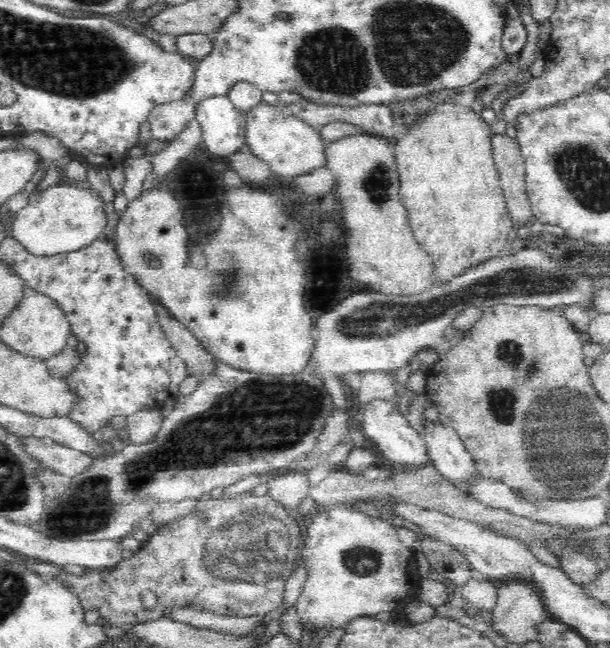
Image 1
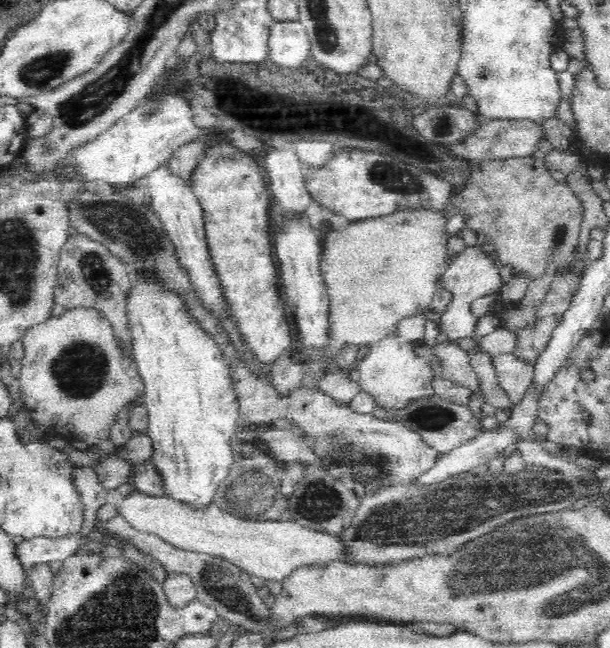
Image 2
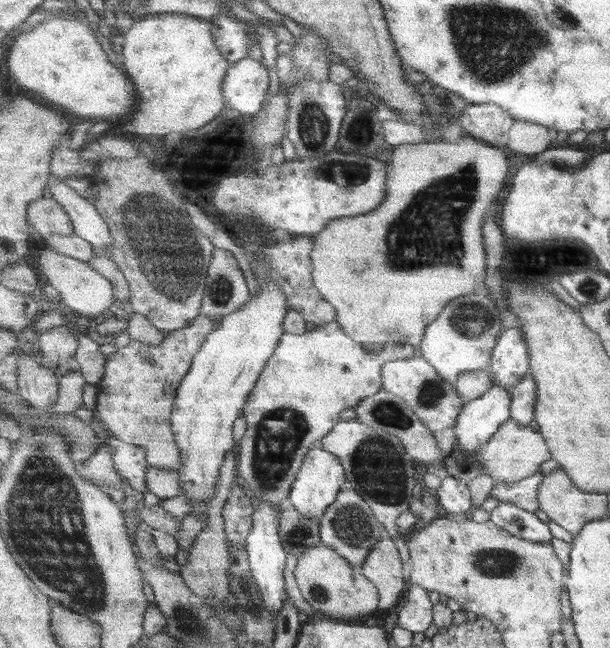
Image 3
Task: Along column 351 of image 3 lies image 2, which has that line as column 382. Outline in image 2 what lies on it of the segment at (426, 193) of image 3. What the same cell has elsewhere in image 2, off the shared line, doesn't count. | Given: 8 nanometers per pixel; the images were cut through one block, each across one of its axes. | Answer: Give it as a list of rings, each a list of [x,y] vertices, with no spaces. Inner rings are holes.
[[[406,209],[373,219],[351,221],[346,227],[325,234],[321,271],[331,300],[329,352],[332,357],[346,344],[366,345],[388,333],[394,333],[397,322],[428,310],[440,288],[439,279],[449,259],[448,220],[449,217],[444,213],[430,209]]]

